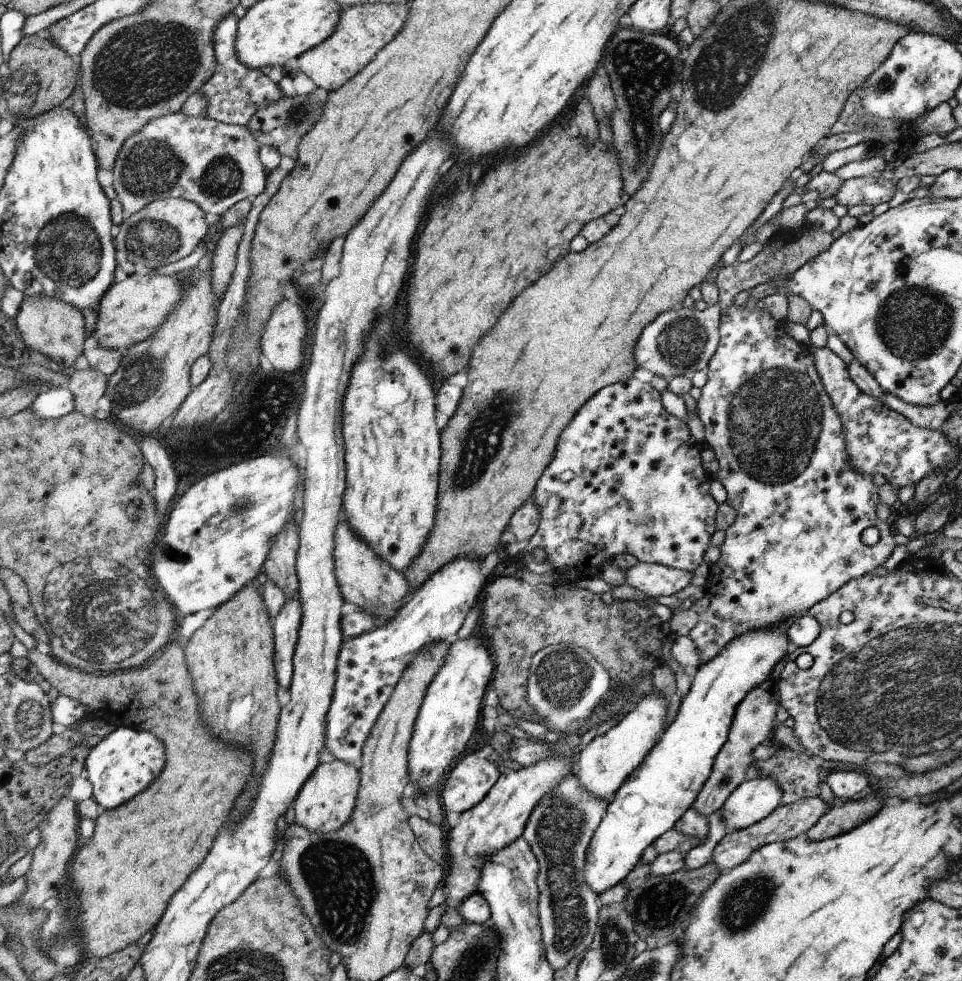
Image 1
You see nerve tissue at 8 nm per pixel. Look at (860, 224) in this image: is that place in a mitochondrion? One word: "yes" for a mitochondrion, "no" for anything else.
no

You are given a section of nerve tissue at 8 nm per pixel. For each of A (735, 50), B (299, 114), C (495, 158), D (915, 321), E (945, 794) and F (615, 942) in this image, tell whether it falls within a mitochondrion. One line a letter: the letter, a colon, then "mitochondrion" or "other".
A: mitochondrion
B: mitochondrion
C: other
D: mitochondrion
E: other
F: mitochondrion

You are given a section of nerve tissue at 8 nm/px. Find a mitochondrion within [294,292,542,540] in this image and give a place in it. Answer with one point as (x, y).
(487, 432)

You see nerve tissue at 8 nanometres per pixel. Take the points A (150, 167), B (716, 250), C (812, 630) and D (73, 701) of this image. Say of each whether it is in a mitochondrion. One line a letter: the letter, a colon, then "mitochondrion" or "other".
A: mitochondrion
B: other
C: other
D: other

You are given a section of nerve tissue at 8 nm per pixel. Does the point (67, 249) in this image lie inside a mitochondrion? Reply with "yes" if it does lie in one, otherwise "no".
yes

